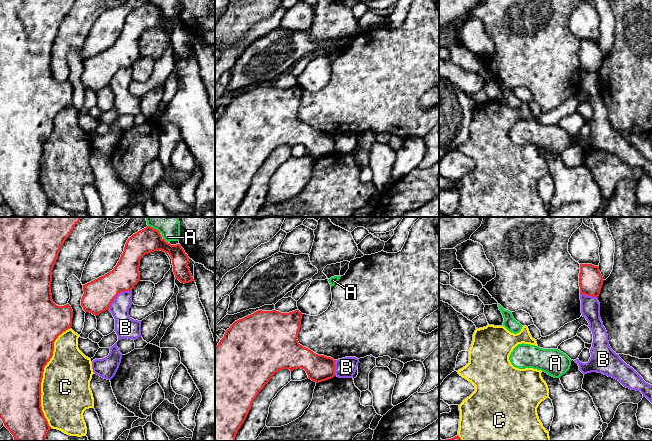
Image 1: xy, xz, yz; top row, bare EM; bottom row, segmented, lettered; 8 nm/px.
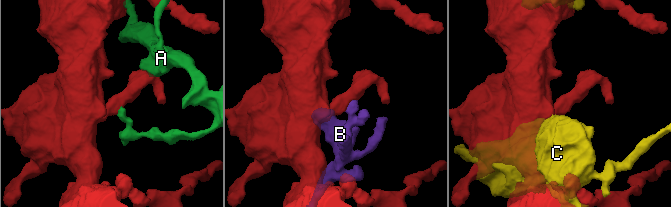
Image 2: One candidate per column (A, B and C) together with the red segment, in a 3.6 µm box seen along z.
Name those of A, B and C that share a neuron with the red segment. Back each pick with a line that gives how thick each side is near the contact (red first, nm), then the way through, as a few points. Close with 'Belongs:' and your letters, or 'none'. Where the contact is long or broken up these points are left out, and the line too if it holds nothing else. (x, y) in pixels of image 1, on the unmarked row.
B: 240/160 nm | across xy (98, 71), (116, 71), (124, 101)
Belongs: B

